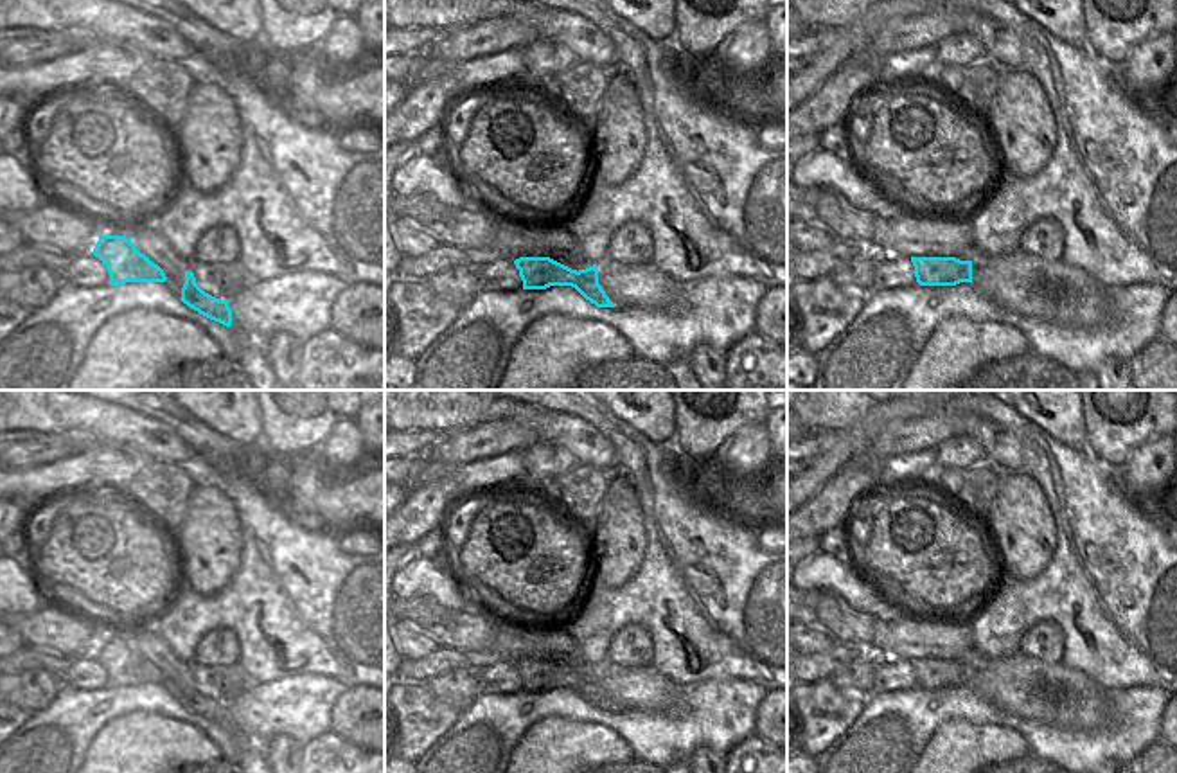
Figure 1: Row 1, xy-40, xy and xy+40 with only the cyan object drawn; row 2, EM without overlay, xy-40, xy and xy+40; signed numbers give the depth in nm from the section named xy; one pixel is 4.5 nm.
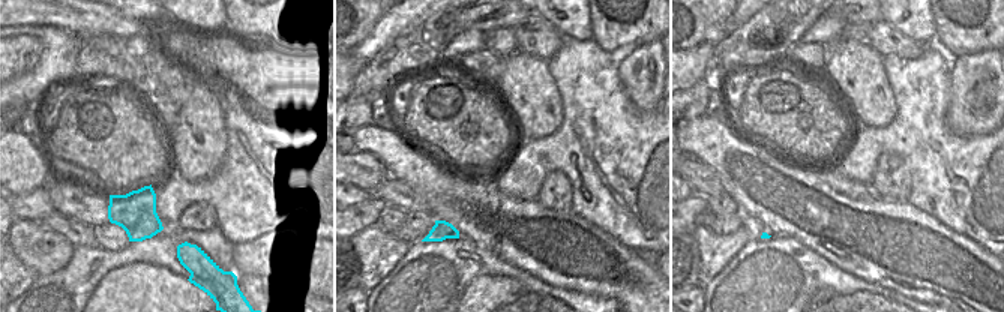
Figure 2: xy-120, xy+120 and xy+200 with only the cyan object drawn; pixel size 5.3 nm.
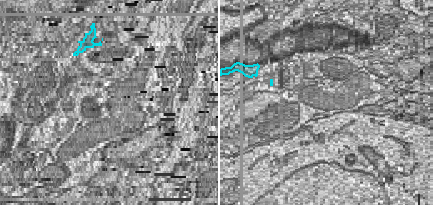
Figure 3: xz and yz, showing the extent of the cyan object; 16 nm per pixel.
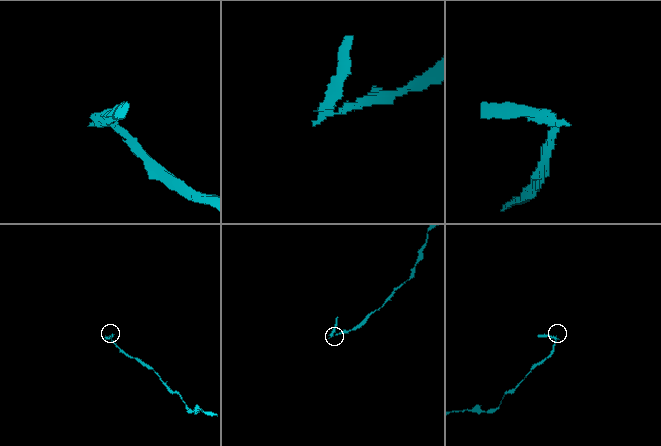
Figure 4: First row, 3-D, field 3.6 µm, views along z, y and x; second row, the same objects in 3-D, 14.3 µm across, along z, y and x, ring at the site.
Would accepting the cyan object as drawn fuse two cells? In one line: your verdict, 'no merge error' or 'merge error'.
merge error

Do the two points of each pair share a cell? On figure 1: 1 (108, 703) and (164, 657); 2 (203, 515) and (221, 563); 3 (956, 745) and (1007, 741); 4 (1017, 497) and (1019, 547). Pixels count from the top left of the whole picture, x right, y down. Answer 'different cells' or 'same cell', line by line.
1: different cells
2: same cell
3: same cell
4: same cell

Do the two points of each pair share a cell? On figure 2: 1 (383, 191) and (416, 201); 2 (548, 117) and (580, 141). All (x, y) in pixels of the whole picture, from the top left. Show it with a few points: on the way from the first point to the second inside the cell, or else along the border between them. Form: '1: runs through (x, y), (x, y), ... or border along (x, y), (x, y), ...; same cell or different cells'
1: runs through (390, 191), (408, 200); same cell
2: border along (559, 92), (560, 125), (550, 135), (530, 140); different cells

